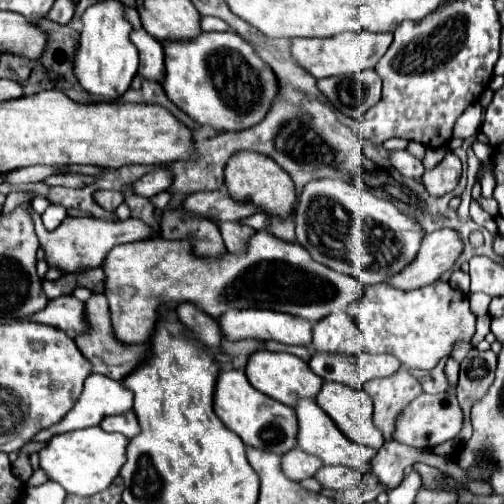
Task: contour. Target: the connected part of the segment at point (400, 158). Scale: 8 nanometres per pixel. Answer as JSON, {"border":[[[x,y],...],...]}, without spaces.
{"border":[[[394,151],[394,153],[390,153],[390,163],[392,163],[394,169],[398,169],[404,177],[422,179],[422,173],[424,173],[422,163],[420,163],[416,157],[412,157],[408,151]]]}

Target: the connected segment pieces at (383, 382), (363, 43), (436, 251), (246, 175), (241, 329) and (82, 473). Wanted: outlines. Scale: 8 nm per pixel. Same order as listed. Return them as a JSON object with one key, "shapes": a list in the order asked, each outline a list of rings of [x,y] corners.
{"shapes":[[[[400,369],[392,377],[370,381],[364,391],[374,401],[374,423],[390,441],[398,413],[422,393],[422,387],[406,369]]],[[[340,33],[328,39],[292,39],[292,57],[316,79],[332,75],[354,75],[364,69],[374,69],[378,59],[392,43],[392,33]]],[[[438,229],[424,237],[418,257],[396,277],[390,285],[398,289],[416,289],[438,281],[446,271],[450,271],[456,259],[464,251],[464,241],[456,229]]],[[[240,151],[234,153],[224,169],[224,179],[226,179],[226,189],[236,201],[250,201],[258,207],[262,207],[268,215],[286,215],[292,211],[296,203],[296,191],[290,175],[276,165],[270,157],[264,157],[262,153],[252,153],[252,151]]],[[[240,309],[240,311],[228,311],[220,319],[216,319],[222,335],[228,341],[240,341],[240,339],[256,339],[260,343],[264,341],[280,341],[286,345],[310,345],[312,341],[312,325],[300,317],[278,313],[278,311],[266,311],[266,309]]],[[[132,409],[128,413],[102,419],[100,427],[88,427],[88,429],[56,435],[40,451],[40,467],[46,471],[46,475],[52,481],[60,483],[68,493],[94,495],[94,493],[104,491],[118,477],[118,473],[124,465],[128,439],[132,439],[134,435],[140,433],[140,425],[138,425],[138,419]]]]}

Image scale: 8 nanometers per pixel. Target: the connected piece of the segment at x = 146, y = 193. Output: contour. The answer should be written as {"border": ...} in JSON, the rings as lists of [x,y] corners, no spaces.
{"border":[[[158,165],[133,183],[132,190],[142,197],[150,198],[162,191],[168,191],[170,185],[172,185],[172,173],[168,173],[168,167]]]}

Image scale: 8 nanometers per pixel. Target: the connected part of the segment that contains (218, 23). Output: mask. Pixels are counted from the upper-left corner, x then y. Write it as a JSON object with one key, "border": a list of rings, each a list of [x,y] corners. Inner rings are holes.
{"border":[[[202,17],[200,27],[202,31],[226,31],[228,29],[228,25],[218,17]]]}

